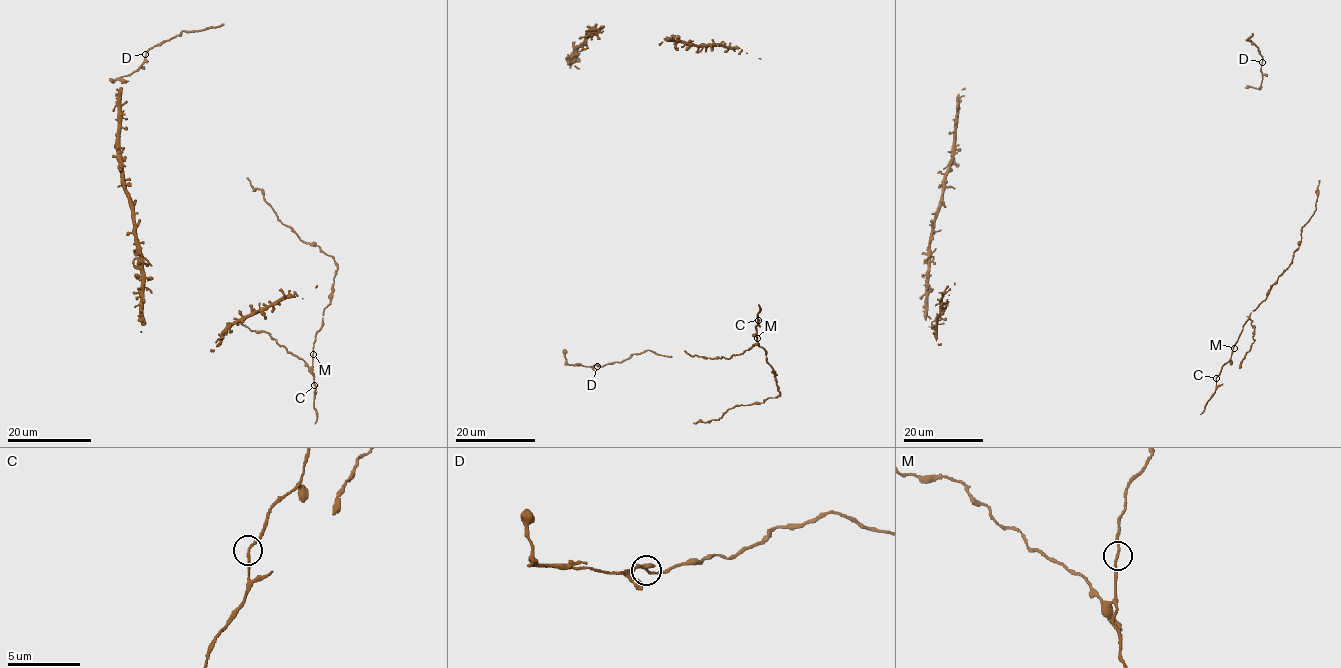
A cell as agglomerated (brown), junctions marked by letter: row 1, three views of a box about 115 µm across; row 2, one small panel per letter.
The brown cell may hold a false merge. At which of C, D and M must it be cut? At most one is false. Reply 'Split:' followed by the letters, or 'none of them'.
Split: none of them

